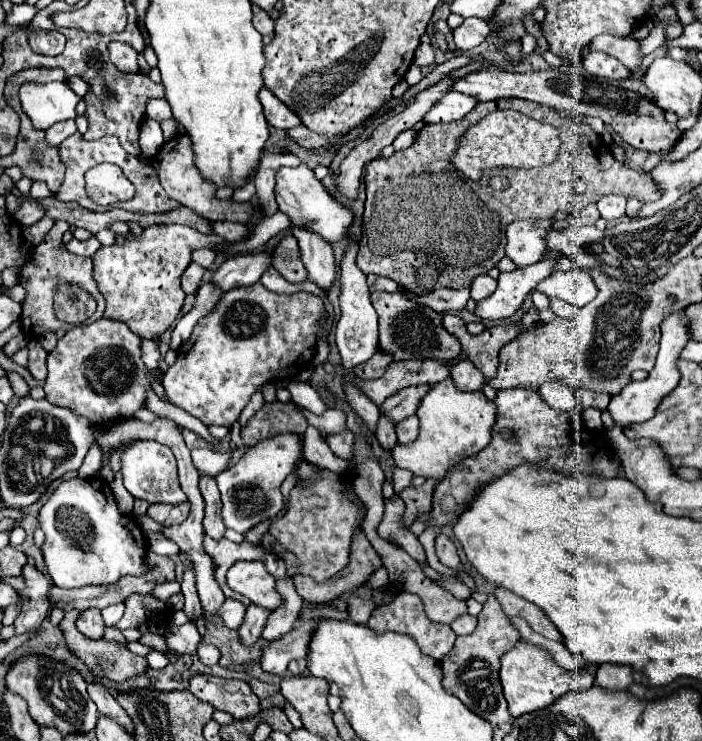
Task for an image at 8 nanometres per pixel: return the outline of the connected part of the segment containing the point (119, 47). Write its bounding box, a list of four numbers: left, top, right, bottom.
[108,41,138,73]

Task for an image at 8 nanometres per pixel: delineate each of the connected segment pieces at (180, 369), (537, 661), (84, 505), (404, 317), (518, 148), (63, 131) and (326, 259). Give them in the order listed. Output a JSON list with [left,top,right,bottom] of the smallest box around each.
[[162,283,324,429],[500,639,594,717],[40,479,152,589],[372,293,460,361],[450,109,562,181],[46,119,76,145],[290,227,336,291]]

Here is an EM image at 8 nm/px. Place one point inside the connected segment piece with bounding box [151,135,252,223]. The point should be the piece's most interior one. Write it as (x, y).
(174, 164)

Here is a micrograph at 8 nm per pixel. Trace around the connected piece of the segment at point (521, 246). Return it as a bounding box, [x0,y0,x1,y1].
[506,219,552,267]

